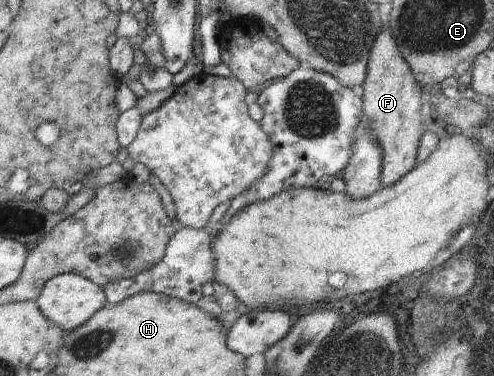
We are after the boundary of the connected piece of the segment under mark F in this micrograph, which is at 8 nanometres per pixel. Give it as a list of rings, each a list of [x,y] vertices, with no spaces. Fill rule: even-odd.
[[[385,19],[384,22],[369,54],[367,79],[362,83],[364,92],[361,99],[362,122],[377,138],[382,149],[381,183],[382,187],[387,187],[417,166],[418,147],[425,129],[420,112],[424,102],[421,86],[400,54]]]

